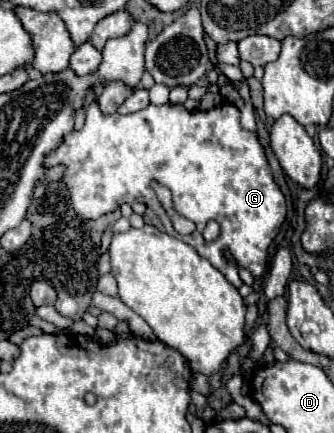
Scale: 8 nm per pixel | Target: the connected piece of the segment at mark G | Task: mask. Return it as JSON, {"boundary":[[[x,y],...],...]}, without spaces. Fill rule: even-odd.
{"boundary":[[[94,101],[94,103],[88,107],[88,115],[86,115],[84,127],[82,127],[80,131],[76,131],[76,129],[70,131],[70,133],[62,139],[62,143],[60,143],[56,149],[52,149],[52,151],[44,157],[44,163],[42,163],[42,165],[44,165],[44,169],[52,169],[52,167],[56,167],[56,165],[64,165],[62,183],[66,185],[66,189],[68,189],[68,193],[70,193],[70,199],[72,199],[72,205],[74,205],[74,211],[76,211],[80,217],[84,217],[84,219],[98,219],[98,217],[102,217],[102,215],[106,215],[106,213],[112,213],[114,209],[120,209],[120,205],[124,205],[124,203],[128,203],[128,205],[132,205],[132,203],[144,203],[146,207],[150,207],[150,209],[160,217],[160,221],[162,221],[162,225],[166,227],[166,233],[168,233],[168,235],[180,237],[184,243],[192,245],[192,247],[194,247],[202,257],[206,257],[218,271],[222,271],[224,277],[226,277],[234,287],[240,287],[240,285],[242,285],[242,279],[240,279],[240,275],[238,275],[238,267],[236,267],[236,265],[246,267],[254,277],[260,277],[260,275],[262,275],[262,271],[264,271],[264,267],[266,267],[266,259],[268,259],[268,247],[270,247],[270,243],[274,241],[274,237],[278,235],[278,229],[280,229],[280,225],[284,223],[284,217],[286,217],[286,199],[284,199],[280,187],[278,187],[276,181],[274,181],[272,169],[270,169],[268,159],[266,159],[266,155],[264,155],[264,149],[262,149],[262,145],[260,145],[260,141],[258,141],[258,135],[252,133],[252,131],[242,129],[242,125],[240,125],[240,111],[238,111],[238,107],[232,105],[232,103],[222,103],[222,105],[212,107],[212,109],[208,109],[208,111],[202,111],[202,109],[188,111],[184,105],[168,105],[168,103],[156,107],[156,105],[150,103],[146,109],[142,109],[142,111],[138,111],[138,113],[130,113],[130,115],[120,115],[120,113],[104,115],[104,113],[100,111],[98,103]],[[152,181],[156,181],[158,185],[168,187],[168,189],[172,191],[172,205],[174,205],[174,209],[176,209],[182,217],[186,217],[186,219],[190,219],[190,221],[196,223],[196,231],[194,231],[192,235],[178,235],[178,233],[174,231],[172,221],[170,221],[170,217],[166,215],[166,209],[164,209],[162,203],[158,201],[156,191],[150,187]],[[208,221],[216,221],[216,223],[220,225],[220,235],[218,235],[218,239],[214,239],[212,243],[206,243],[204,237],[202,237],[202,231],[204,231],[204,227],[206,227]],[[224,247],[230,249],[230,253],[232,253],[236,265],[228,263],[228,261],[222,257],[222,249],[224,249]]]}

